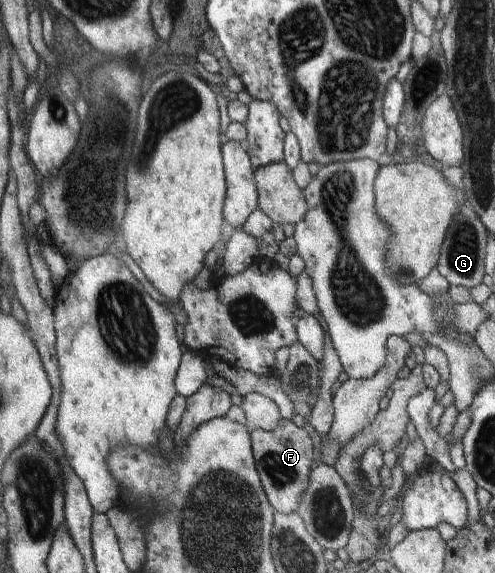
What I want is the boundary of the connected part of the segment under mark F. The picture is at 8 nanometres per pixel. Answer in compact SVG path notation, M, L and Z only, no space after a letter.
M282 417L274 431L250 427L249 433L258 475L270 505L284 515L297 513L298 503L310 487L310 471L314 466L310 435L304 427L298 427Z

